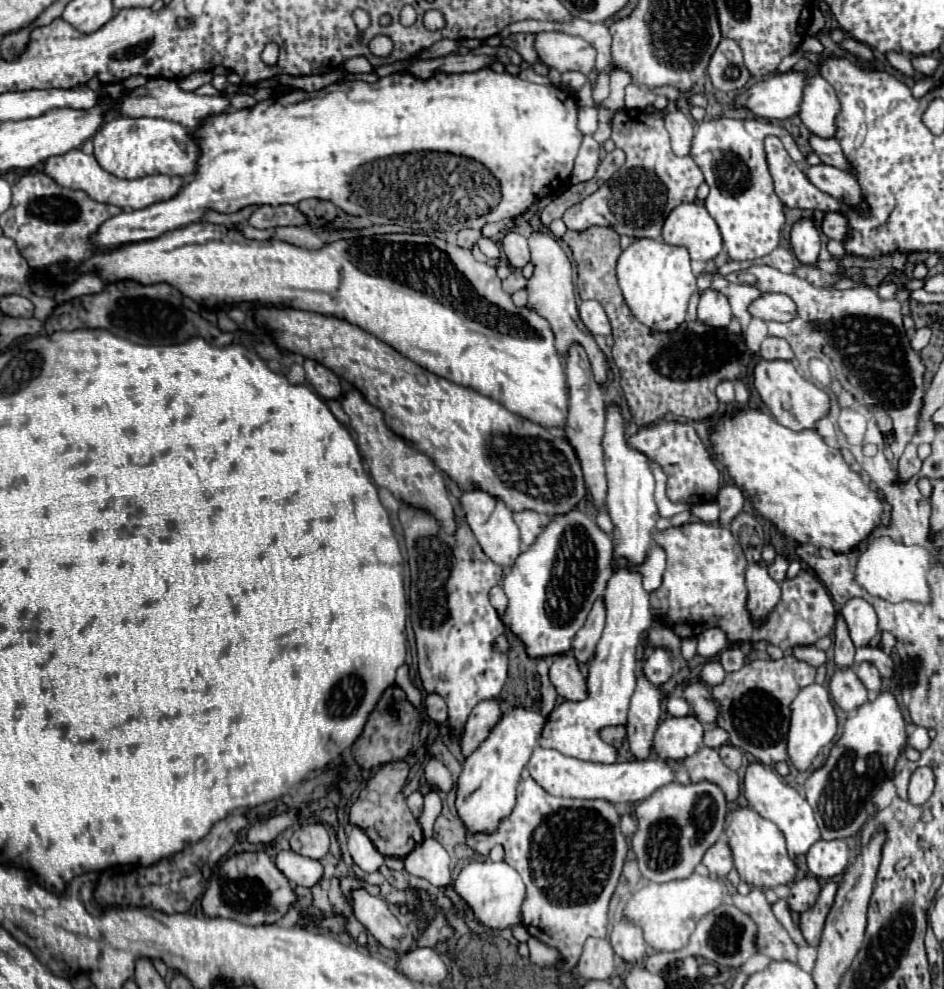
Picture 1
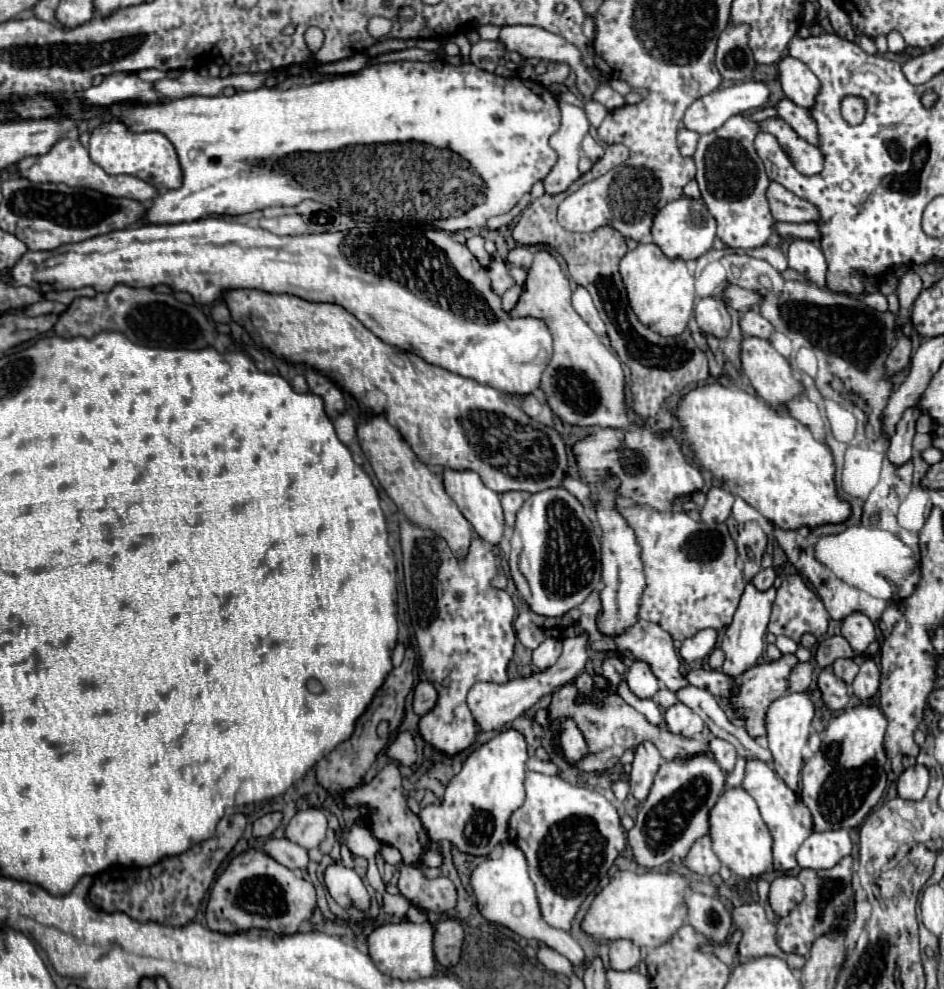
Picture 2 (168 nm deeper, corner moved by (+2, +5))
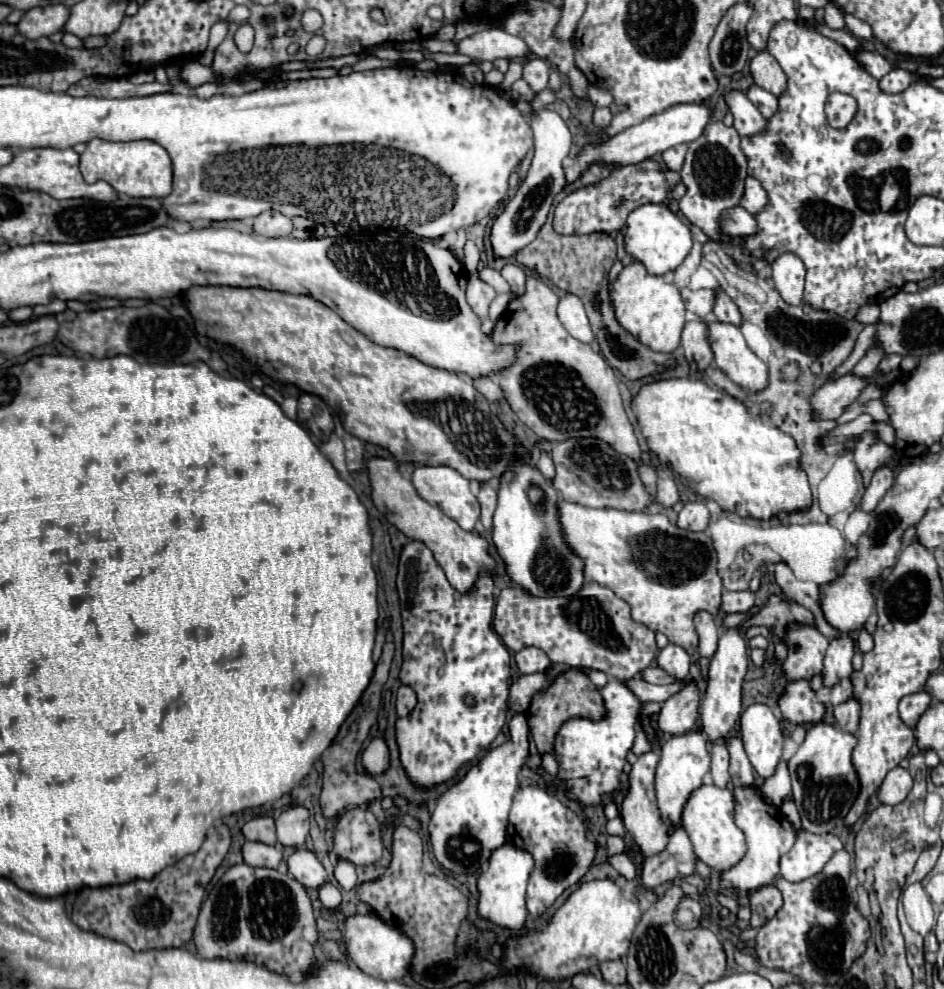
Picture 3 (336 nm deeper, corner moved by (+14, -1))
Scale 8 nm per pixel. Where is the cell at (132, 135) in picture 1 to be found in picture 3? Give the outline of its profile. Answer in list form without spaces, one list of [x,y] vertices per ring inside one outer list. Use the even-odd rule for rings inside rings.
[[[94,138],[86,144],[80,156],[80,172],[84,182],[108,182],[118,196],[134,198],[166,198],[172,192],[172,160],[168,152],[150,140],[138,142],[108,142]]]

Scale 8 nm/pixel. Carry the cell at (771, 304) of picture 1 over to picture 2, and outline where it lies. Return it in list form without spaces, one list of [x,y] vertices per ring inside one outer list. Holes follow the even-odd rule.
[[[728,286],[722,294],[720,294],[720,300],[724,300],[726,296],[726,304],[732,306],[734,310],[738,312],[748,312],[748,310],[754,310],[758,308],[762,302],[764,302],[764,296],[754,292],[754,290],[744,290],[740,286]]]

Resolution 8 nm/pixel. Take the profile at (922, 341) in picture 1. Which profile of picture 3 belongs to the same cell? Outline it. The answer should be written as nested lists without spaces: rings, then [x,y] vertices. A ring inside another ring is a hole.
[[[894,370],[890,374],[874,372],[874,376],[870,376],[870,378],[858,378],[854,374],[846,374],[846,376],[838,378],[838,380],[826,382],[810,398],[812,418],[814,420],[836,420],[842,414],[842,410],[858,398],[860,390],[866,384],[876,382],[878,386],[886,386],[894,378],[900,378],[900,370]]]

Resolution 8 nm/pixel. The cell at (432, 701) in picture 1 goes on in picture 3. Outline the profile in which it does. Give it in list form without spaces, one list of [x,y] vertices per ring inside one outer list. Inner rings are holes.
[[[400,686],[396,696],[396,714],[408,716],[416,706],[416,692],[410,686]]]

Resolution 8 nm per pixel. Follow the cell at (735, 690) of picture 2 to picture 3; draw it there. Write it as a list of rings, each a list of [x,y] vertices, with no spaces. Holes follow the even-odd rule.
[[[650,664],[644,672],[640,672],[640,678],[650,684],[672,684],[674,682],[674,678],[668,676],[666,672],[662,672],[656,664]]]

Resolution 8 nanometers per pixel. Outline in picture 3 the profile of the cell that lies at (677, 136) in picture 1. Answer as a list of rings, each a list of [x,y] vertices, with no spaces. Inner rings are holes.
[[[678,144],[666,152],[662,152],[662,160],[666,162],[666,166],[674,172],[680,172],[682,164],[684,164],[684,156],[686,156],[686,144]]]

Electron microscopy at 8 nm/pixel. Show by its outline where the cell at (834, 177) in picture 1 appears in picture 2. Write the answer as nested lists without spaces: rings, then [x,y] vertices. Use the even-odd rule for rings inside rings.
[[[768,118],[760,122],[760,130],[770,132],[778,138],[782,150],[788,154],[790,162],[798,172],[806,176],[814,176],[820,174],[820,170],[824,168],[824,154],[820,154],[820,148],[802,140],[784,120]]]

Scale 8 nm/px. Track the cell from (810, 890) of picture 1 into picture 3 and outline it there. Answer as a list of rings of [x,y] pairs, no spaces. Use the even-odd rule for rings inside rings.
[[[764,886],[754,892],[750,892],[750,926],[760,928],[764,926],[782,906],[782,894],[776,886]]]

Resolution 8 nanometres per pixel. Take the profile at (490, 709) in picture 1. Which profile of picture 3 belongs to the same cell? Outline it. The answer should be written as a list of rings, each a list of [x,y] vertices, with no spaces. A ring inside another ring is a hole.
[[[536,672],[536,674],[528,674],[528,676],[520,676],[516,682],[512,682],[510,686],[510,696],[508,696],[508,704],[512,706],[512,712],[526,712],[530,708],[530,700],[536,692],[544,690],[548,686],[548,678],[544,672]]]

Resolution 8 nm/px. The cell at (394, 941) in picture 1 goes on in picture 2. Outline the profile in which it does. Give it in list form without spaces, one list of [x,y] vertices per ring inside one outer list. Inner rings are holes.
[[[332,864],[324,872],[324,880],[330,896],[342,908],[358,908],[364,912],[370,908],[370,894],[366,890],[366,884],[354,870]]]

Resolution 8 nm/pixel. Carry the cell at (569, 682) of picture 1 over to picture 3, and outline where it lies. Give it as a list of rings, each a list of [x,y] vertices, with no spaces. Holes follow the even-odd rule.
[[[528,646],[528,648],[522,648],[520,652],[516,652],[514,660],[516,660],[516,666],[518,666],[520,674],[544,672],[550,664],[548,656],[540,648],[534,648],[534,646]]]

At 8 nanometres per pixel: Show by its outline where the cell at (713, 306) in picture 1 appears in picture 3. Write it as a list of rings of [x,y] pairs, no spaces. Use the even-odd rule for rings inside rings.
[[[694,320],[684,326],[682,332],[682,348],[686,360],[696,364],[696,370],[706,370],[712,364],[712,350],[706,340],[706,322],[704,320]]]

